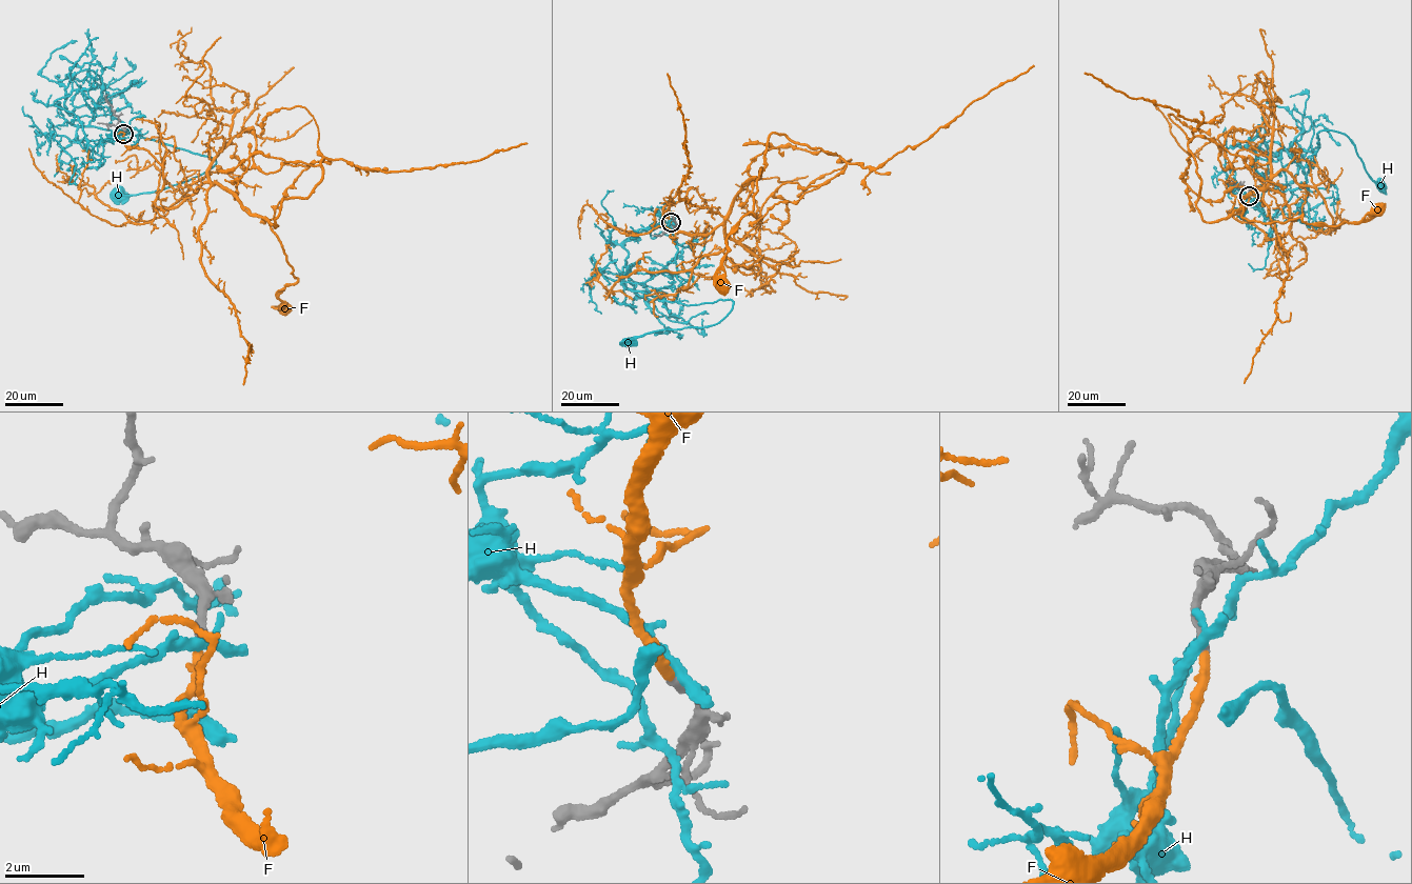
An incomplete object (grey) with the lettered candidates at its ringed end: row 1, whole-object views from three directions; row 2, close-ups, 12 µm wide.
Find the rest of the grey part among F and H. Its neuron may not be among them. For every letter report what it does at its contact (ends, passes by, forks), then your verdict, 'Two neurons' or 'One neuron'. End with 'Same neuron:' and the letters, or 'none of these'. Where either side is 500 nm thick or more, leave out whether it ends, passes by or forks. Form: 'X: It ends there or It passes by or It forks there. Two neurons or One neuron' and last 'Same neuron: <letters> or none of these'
F: It ends there. One neuron
H: It ends there. Two neurons
Same neuron: F

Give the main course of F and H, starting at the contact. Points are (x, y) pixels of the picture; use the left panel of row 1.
F: (123, 134), (162, 167), (157, 211), (209, 182), (274, 226), (322, 158), (405, 171), (526, 143)
H: (123, 134), (111, 136), (132, 127), (137, 136), (217, 162), (162, 189), (117, 193)

